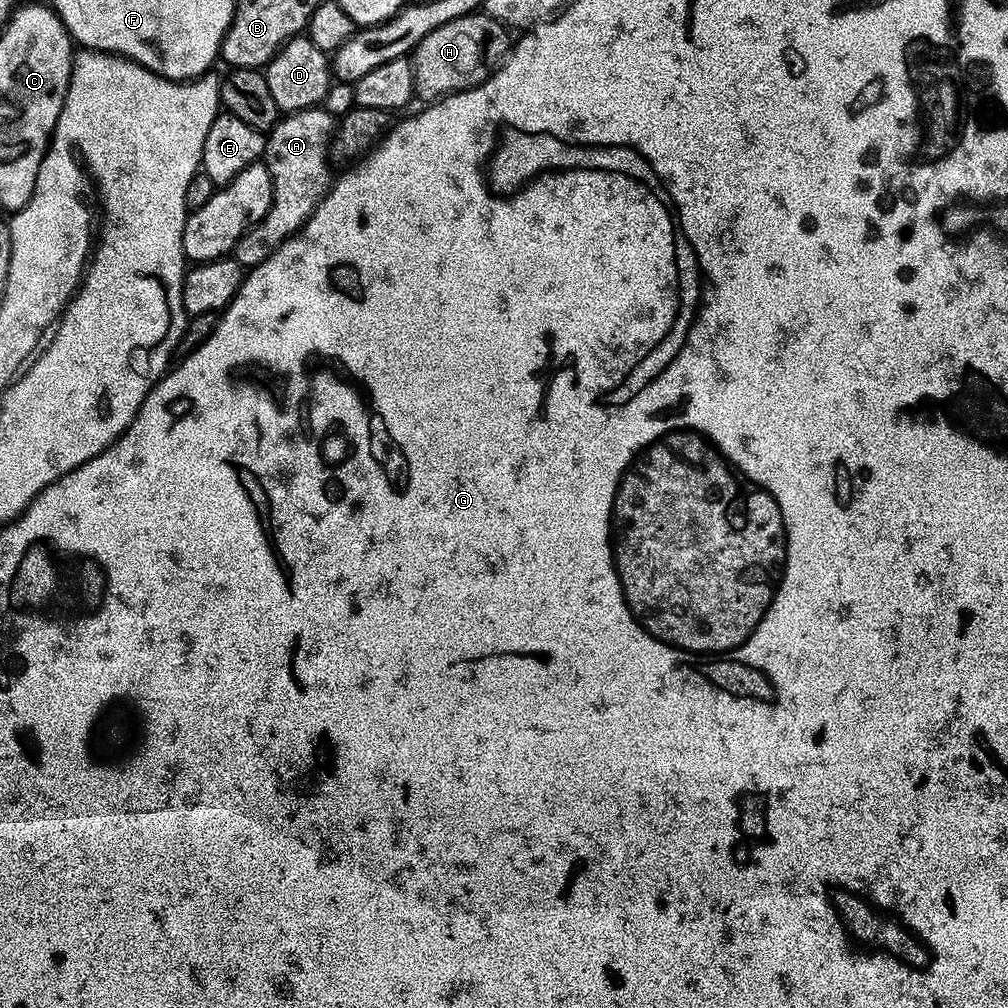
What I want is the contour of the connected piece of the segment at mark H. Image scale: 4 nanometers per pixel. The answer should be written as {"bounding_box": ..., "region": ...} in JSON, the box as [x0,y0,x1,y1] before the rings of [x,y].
{"bounding_box":[410,10,510,102],"region":[[[477,10],[438,30],[430,30],[410,53],[414,74],[414,96],[420,102],[435,102],[451,92],[465,92],[483,84],[504,62],[510,51],[509,29],[492,16]]]}

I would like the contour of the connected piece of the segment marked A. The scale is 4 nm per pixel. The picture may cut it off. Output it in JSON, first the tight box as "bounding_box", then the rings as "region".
{"bounding_box":[231,106,338,270],"region":[[[323,106],[307,108],[301,112],[281,115],[276,124],[266,132],[262,163],[272,175],[272,205],[262,218],[232,248],[231,259],[236,260],[245,270],[257,268],[282,242],[303,228],[312,217],[318,202],[328,193],[334,180],[330,167],[328,148],[331,146],[333,132],[338,127],[337,117],[330,115]]]}

